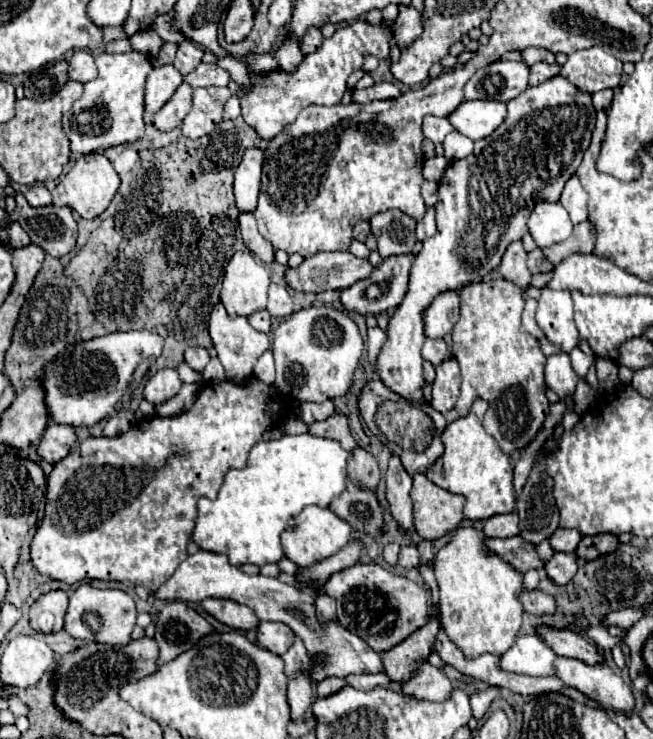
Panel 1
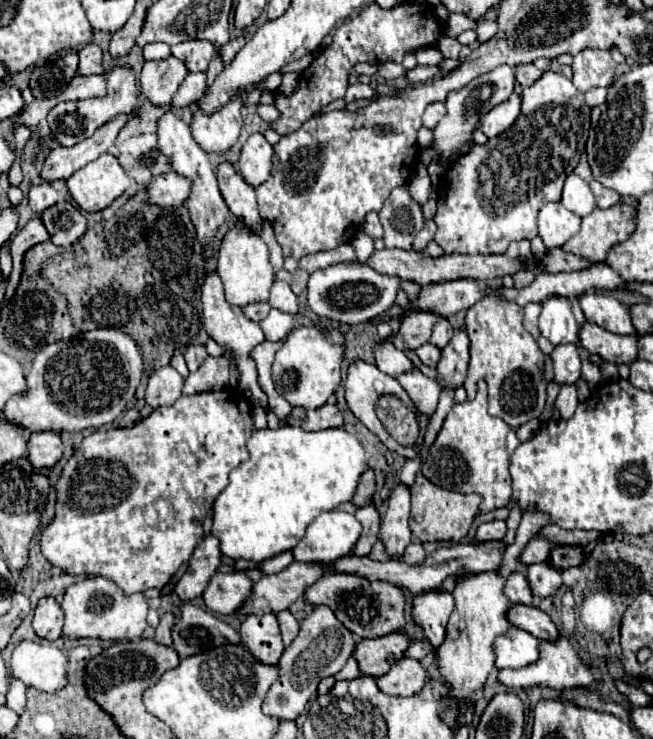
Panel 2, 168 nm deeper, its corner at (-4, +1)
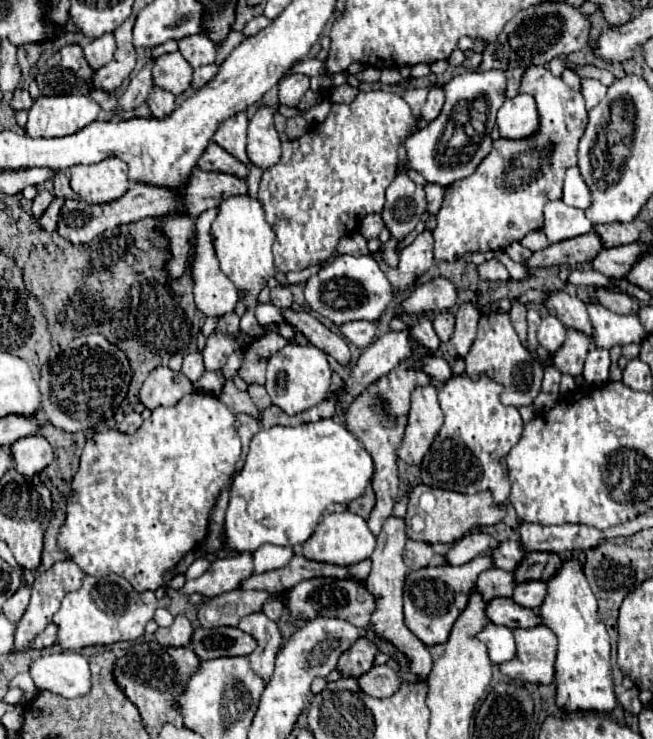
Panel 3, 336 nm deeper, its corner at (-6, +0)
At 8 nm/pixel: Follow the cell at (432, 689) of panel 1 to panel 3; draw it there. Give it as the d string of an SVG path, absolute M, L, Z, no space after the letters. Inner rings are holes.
M382 664L382 666L372 666L366 674L362 674L358 678L358 686L368 696L388 698L400 688L400 678L398 678L396 670Z

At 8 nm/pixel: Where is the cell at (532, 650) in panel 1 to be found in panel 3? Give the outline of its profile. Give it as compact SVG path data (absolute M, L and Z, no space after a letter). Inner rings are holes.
M486 624L478 636L480 642L486 644L488 648L488 656L494 664L502 664L506 660L512 660L516 654L516 642L514 636L510 632L510 628L506 626L496 626L496 624Z

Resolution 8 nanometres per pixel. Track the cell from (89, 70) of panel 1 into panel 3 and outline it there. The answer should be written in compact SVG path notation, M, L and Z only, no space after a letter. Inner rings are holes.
M102 34L100 38L96 38L96 40L92 40L90 44L84 46L84 56L86 56L88 64L94 70L98 70L106 62L110 62L110 58L114 56L114 50L116 50L114 34Z

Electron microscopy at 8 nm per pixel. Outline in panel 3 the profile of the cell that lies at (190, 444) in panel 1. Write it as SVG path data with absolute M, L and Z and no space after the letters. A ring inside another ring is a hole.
M198 392L186 394L176 406L152 410L152 416L148 420L144 420L144 424L134 434L120 434L118 430L106 430L106 432L94 434L84 446L84 452L80 456L80 468L72 480L72 496L68 500L66 522L60 528L58 546L90 576L118 574L118 576L124 576L138 592L160 588L164 584L164 574L168 570L172 570L182 560L182 556L186 552L196 548L206 538L206 534L208 534L206 518L210 520L210 512L216 504L216 498L218 498L222 486L226 484L226 480L230 478L230 474L234 472L234 468L240 460L240 452L242 452L242 446L240 446L240 438L238 438L236 428L234 428L234 412L230 408L226 408L218 398L204 396Z

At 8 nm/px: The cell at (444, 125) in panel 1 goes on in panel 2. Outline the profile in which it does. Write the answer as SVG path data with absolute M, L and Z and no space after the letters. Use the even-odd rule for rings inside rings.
M432 103L432 105L428 105L426 111L424 111L424 127L436 129L436 125L440 123L440 117L444 117L444 113L446 113L444 103Z

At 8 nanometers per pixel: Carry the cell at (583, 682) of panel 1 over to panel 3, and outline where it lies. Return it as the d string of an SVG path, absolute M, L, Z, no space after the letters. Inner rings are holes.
M544 624L534 628L514 628L516 656L510 662L502 662L502 674L532 684L554 682L556 660L556 636Z

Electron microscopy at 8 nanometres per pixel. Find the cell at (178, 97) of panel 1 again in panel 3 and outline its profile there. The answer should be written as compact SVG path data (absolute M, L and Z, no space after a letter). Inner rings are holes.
M210 64L210 66L200 66L194 70L194 80L192 80L192 88L202 88L206 82L210 82L210 78L214 78L214 74L218 72L218 66L216 64Z

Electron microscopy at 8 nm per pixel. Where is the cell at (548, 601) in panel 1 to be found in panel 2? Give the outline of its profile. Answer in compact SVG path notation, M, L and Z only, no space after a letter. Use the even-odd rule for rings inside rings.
M516 571L508 577L506 581L506 587L504 587L504 593L508 595L508 599L514 603L514 605L532 605L532 589L528 585L528 579L522 571Z

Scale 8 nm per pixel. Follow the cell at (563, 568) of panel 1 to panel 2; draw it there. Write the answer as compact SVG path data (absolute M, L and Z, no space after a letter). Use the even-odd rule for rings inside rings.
M548 561L530 565L528 581L530 581L530 587L536 597L548 597L548 595L554 595L562 587L562 571L552 569L552 565L548 565Z

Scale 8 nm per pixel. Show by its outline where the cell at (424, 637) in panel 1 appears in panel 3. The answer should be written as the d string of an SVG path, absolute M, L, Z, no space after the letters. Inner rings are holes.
M360 638L354 642L354 646L350 646L350 650L346 650L346 654L342 654L342 658L338 658L336 668L344 678L350 678L350 676L358 678L372 668L374 654L376 654L374 642Z

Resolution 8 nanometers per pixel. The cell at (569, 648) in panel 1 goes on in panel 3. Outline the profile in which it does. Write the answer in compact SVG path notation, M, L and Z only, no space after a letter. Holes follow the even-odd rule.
M492 598L484 612L492 624L506 628L532 628L540 624L540 616L534 610L518 606L512 598Z

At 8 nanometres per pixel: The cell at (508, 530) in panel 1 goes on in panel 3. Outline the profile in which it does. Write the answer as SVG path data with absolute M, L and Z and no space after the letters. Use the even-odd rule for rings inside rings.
M472 532L456 540L450 550L444 554L444 562L450 566L460 566L474 560L480 554L486 554L492 546L492 538L484 532Z

